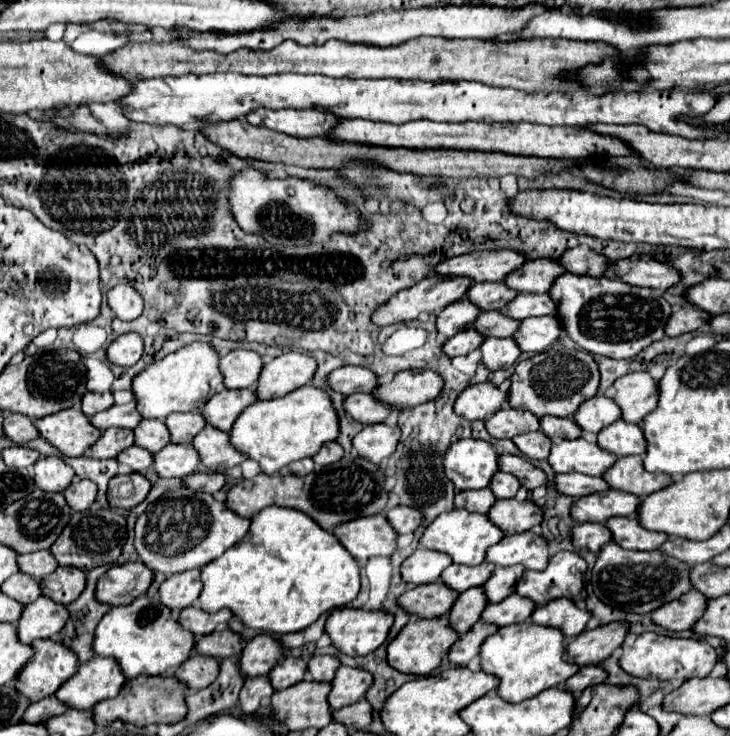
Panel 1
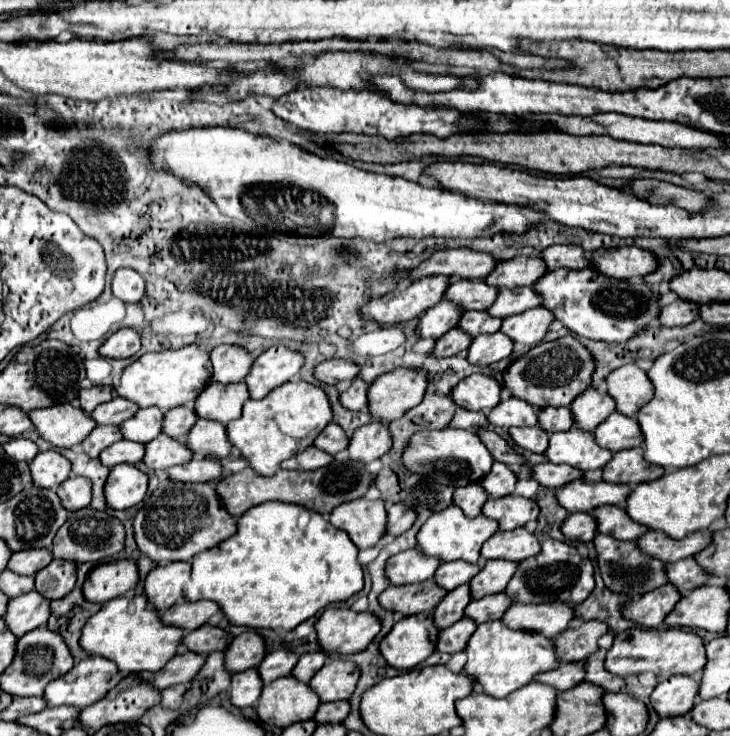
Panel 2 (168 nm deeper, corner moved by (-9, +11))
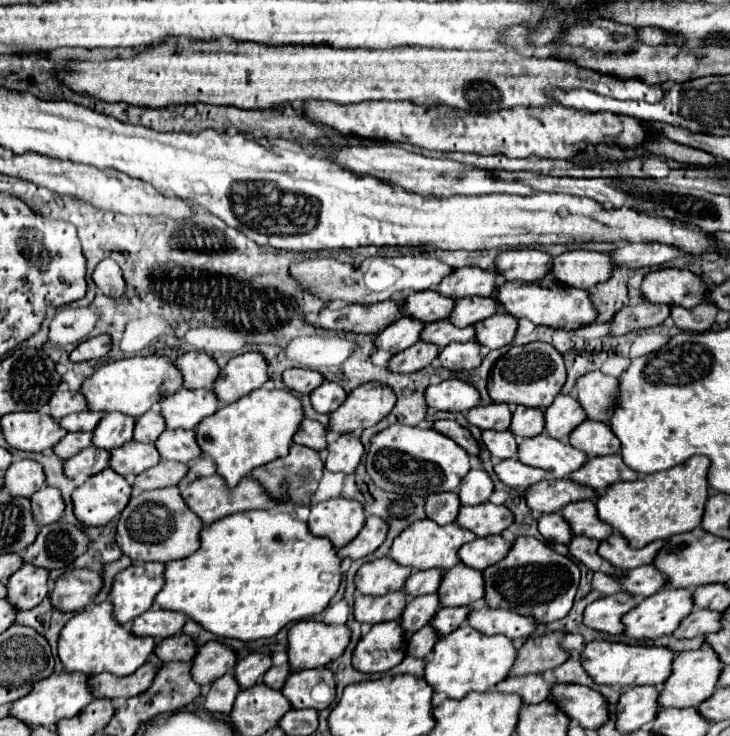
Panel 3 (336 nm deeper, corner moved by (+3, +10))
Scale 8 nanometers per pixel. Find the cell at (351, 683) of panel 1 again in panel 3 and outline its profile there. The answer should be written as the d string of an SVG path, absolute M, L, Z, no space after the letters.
M312 668L312 670L292 672L282 686L282 694L288 698L288 702L292 704L294 710L298 710L298 708L318 708L318 704L312 702L312 688L320 682L324 682L332 690L336 686L334 676L328 668Z

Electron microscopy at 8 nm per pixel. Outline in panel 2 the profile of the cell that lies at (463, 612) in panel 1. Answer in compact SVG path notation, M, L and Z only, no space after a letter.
M460 585L454 591L450 591L434 611L436 627L446 629L448 625L454 625L456 621L460 621L464 617L466 605L470 601L472 601L472 593L470 593L468 585Z

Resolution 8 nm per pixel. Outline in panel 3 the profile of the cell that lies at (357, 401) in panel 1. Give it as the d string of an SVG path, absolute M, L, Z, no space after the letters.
M324 382L322 386L318 386L310 394L312 408L318 414L330 414L330 412L334 412L340 406L340 402L344 402L344 398L346 398L346 392L336 382Z

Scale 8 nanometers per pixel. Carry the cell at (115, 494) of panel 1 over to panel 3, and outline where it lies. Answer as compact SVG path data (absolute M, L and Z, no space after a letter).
M104 468L100 474L94 474L92 478L88 478L82 486L78 486L72 492L74 516L84 526L106 526L112 518L120 516L120 512L126 508L128 500L130 500L130 484L126 482L124 476L120 476L108 468Z

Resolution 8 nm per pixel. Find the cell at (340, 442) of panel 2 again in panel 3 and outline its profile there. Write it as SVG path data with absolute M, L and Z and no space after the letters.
M304 418L304 422L300 424L300 430L296 430L296 434L292 436L292 442L314 450L322 450L326 448L326 428L318 420Z

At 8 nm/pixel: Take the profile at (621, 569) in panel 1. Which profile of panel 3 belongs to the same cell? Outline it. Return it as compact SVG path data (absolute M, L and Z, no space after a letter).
M574 536L568 544L570 548L570 554L580 560L586 568L590 570L598 570L598 572L604 572L604 574L612 574L612 576L622 576L624 572L618 570L618 568L612 568L608 566L608 562L604 562L604 558L598 556L598 540L592 540L592 538L584 538L584 536Z

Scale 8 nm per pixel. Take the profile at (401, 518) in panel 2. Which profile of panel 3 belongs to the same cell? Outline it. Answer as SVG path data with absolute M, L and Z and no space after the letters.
M370 516L366 520L364 528L360 530L360 534L348 546L342 546L338 550L338 556L340 558L352 558L352 560L364 558L364 556L372 554L384 542L386 532L388 532L388 524L378 516Z

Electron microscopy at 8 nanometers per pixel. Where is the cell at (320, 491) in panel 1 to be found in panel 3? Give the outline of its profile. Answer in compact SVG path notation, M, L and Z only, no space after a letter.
M214 474L214 476L206 476L206 478L196 478L186 490L182 490L182 498L184 498L184 504L204 522L204 526L224 518L224 516L230 516L230 514L236 514L236 512L246 512L246 510L266 510L270 506L274 506L272 500L268 500L268 494L264 492L264 488L252 480L252 478L242 478L238 482L236 488L226 488L224 480Z

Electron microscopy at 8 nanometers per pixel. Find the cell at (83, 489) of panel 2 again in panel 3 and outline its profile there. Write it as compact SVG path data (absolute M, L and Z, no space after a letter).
M44 486L30 498L32 502L32 514L36 518L38 526L46 526L56 522L64 512L64 500L56 488Z

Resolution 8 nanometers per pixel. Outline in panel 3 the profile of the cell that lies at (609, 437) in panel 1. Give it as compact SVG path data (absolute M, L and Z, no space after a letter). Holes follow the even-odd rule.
M584 420L578 424L572 432L568 442L582 450L588 458L590 456L604 456L604 454L616 454L620 450L618 438L612 436L612 430L608 430L608 424L604 422L592 422ZM604 450L614 450L614 452L604 452Z

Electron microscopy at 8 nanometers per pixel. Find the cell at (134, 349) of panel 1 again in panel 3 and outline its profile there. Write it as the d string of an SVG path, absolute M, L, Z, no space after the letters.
M96 336L80 342L72 352L70 352L70 362L84 362L84 360L98 360L110 350L110 338L108 336Z

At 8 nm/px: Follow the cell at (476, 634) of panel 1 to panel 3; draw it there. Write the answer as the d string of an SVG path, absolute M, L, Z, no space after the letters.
M424 626L422 630L418 630L412 636L408 636L406 654L414 656L414 658L426 658L432 652L436 640L438 640L438 634L434 632L434 628L432 626Z

